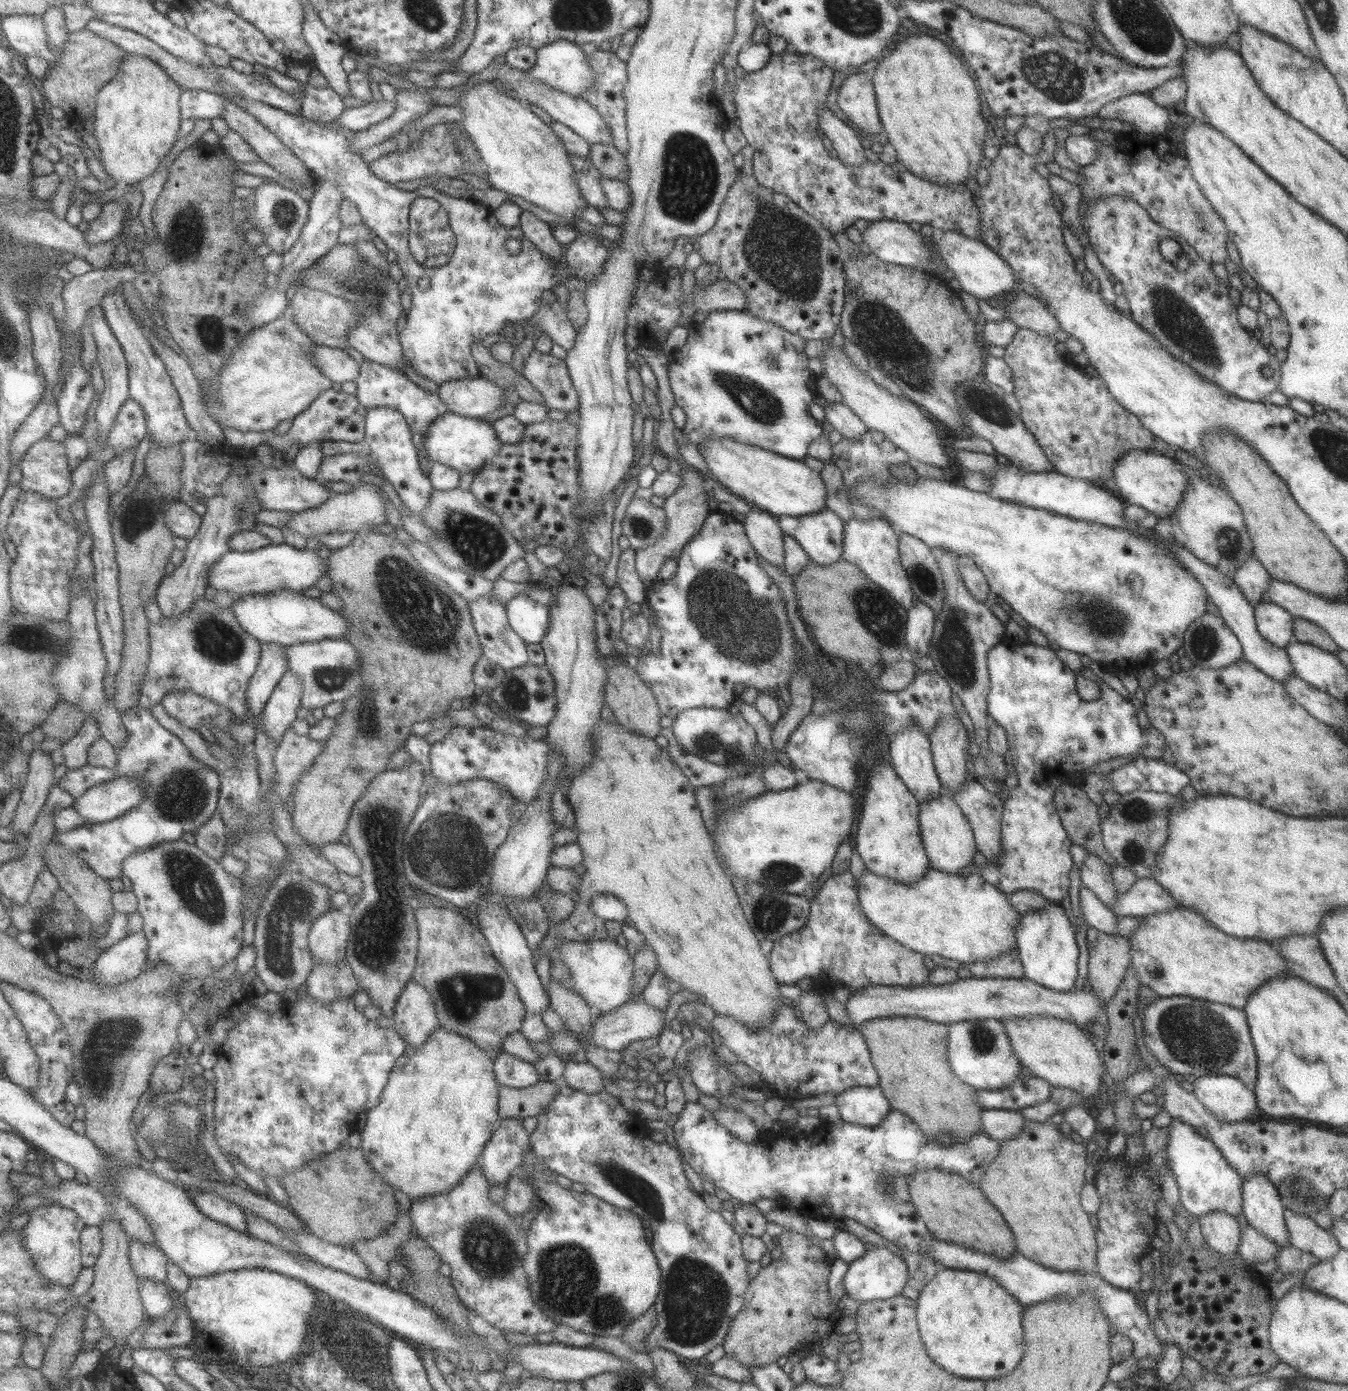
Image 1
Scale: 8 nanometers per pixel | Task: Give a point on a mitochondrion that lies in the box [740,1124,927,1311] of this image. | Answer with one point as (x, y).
(884, 1180)

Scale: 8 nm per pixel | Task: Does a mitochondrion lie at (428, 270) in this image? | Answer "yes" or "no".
no

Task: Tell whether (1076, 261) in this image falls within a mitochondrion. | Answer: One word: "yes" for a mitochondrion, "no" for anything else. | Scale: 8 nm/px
no

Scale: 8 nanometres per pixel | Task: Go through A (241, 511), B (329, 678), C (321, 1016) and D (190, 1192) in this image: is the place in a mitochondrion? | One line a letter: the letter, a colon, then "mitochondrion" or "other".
A: mitochondrion
B: mitochondrion
C: other
D: other

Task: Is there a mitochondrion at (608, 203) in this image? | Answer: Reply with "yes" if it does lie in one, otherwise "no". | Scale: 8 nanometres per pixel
no

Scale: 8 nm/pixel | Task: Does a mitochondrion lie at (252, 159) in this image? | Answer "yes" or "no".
no

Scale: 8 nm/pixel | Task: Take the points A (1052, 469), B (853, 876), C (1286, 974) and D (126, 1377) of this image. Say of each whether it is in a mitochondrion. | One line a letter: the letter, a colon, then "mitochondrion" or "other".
A: other
B: other
C: other
D: other

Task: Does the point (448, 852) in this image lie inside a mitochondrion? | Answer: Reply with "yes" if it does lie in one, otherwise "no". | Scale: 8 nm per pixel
yes

